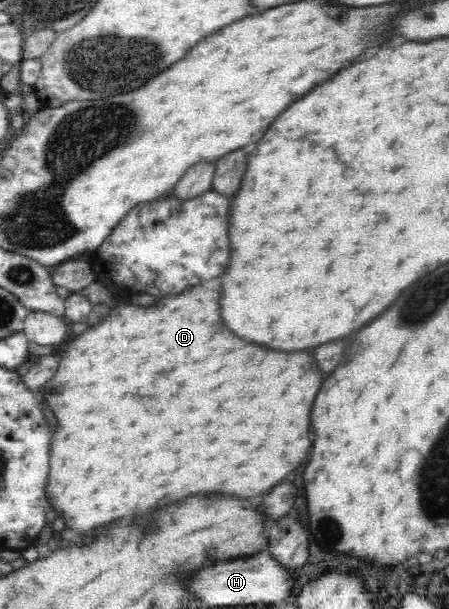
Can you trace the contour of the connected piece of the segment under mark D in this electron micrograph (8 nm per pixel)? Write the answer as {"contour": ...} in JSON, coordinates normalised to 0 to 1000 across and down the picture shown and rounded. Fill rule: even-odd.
{"contour":[[[441,468],[423,471],[423,478],[405,484],[352,491],[347,501],[336,499],[334,504],[298,504],[298,499],[290,498],[256,502],[236,522],[187,542],[143,580],[134,580],[129,606],[100,629],[102,662],[120,675],[125,695],[134,691],[134,701],[125,704],[120,718],[114,718],[111,783],[102,800],[102,806],[111,810],[107,819],[120,819],[111,823],[111,833],[138,842],[151,865],[169,869],[178,878],[205,878],[205,872],[232,859],[245,859],[254,852],[316,856],[325,846],[334,849],[347,833],[437,810],[570,816],[592,803],[619,796],[646,773],[655,773],[682,757],[682,744],[690,737],[686,688],[713,629],[717,612],[690,576],[628,583],[624,576],[601,576],[597,570],[543,563],[517,544],[503,544],[486,504],[486,475],[454,475],[454,468]]]}

